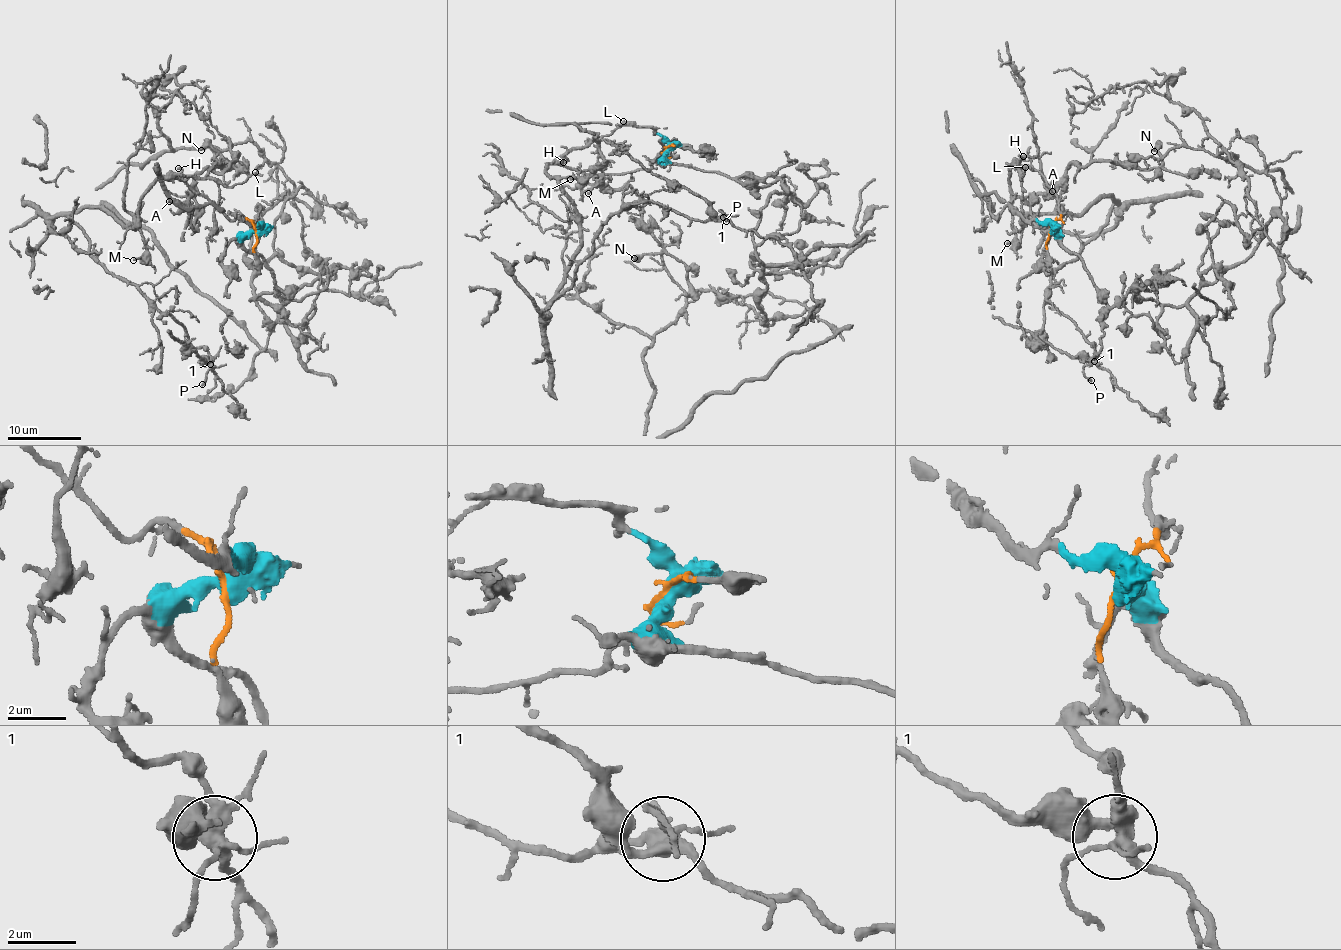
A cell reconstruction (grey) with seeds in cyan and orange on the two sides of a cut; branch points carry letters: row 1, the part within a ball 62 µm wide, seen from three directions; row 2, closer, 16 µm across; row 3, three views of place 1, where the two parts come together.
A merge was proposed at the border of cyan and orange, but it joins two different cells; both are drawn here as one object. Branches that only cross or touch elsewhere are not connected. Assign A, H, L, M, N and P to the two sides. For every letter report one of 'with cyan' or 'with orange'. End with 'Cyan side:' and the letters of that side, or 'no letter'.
A: with cyan
H: with orange
L: with orange
M: with orange
N: with cyan
P: with orange
Cyan side: A, N

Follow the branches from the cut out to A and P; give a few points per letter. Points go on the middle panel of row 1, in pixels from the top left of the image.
A: (668, 147), (666, 141), (648, 126), (581, 124), (580, 128), (593, 135), (599, 146), (602, 166), (588, 194)
P: (668, 147), (622, 174), (549, 164), (580, 248), (552, 299), (572, 285), (596, 230), (634, 202), (725, 221)

